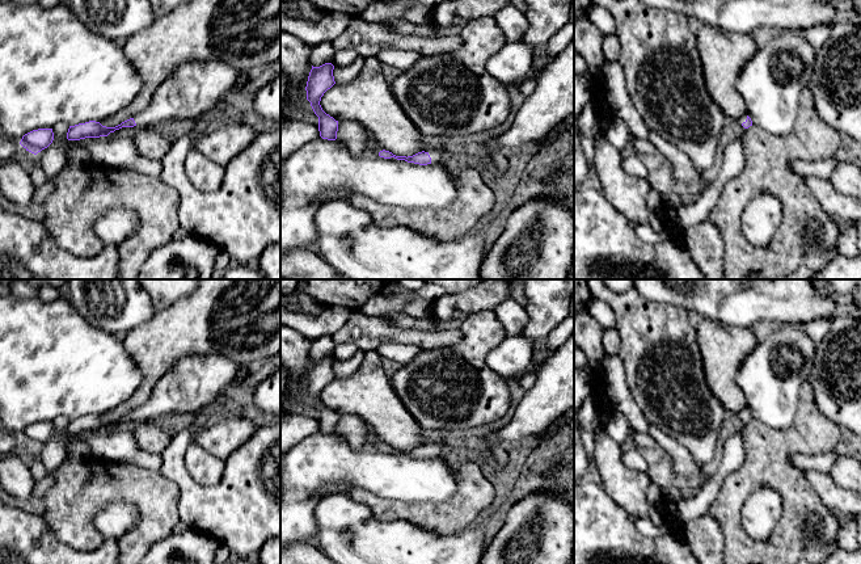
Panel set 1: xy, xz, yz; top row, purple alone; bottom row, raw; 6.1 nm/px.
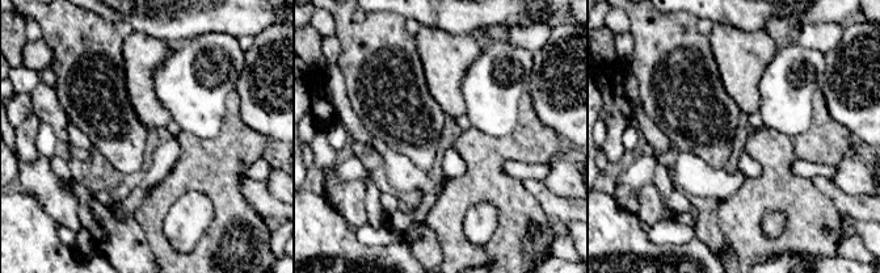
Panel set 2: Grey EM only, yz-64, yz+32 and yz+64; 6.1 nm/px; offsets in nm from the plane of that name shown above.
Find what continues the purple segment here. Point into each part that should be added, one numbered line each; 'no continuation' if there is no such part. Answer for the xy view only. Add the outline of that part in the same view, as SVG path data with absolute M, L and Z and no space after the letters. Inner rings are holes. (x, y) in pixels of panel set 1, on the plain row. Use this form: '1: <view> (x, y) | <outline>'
1: xy (194, 384) | M218 353L178 359L159 380L151 399L134 411L136 421L147 422L161 414L229 414L223 391L237 382L240 366Z

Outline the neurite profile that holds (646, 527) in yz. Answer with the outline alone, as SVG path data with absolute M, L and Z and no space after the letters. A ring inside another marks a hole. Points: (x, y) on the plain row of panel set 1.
M650 517L634 519L634 526L637 531L646 538L657 538L674 533L672 527L664 519L662 523L657 525Z

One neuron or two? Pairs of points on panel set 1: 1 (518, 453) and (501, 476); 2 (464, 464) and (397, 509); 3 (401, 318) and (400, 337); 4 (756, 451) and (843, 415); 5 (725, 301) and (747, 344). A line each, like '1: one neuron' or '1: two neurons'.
1: one neuron
2: one neuron
3: two neurons
4: two neurons
5: two neurons

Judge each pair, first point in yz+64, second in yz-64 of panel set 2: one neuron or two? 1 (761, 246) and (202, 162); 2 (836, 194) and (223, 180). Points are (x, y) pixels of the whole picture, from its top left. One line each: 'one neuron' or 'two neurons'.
1: one neuron
2: two neurons

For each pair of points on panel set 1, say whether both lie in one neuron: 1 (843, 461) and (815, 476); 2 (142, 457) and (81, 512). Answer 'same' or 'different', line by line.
1: different
2: different

